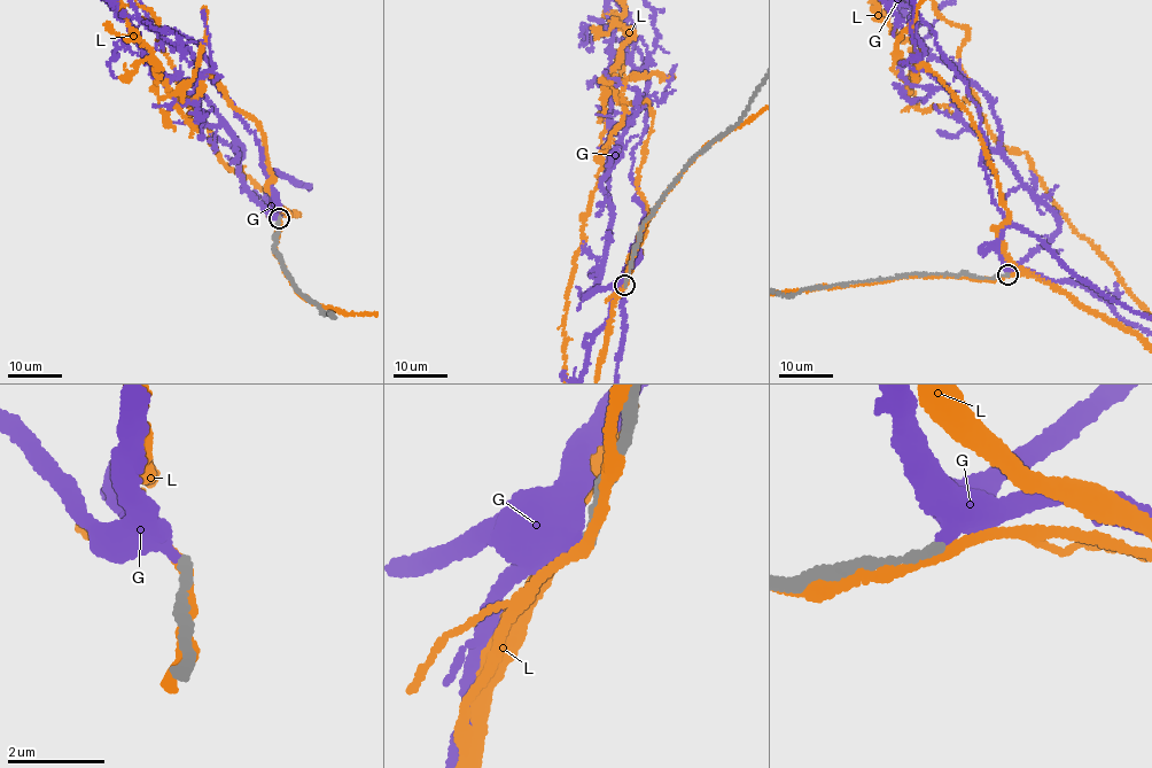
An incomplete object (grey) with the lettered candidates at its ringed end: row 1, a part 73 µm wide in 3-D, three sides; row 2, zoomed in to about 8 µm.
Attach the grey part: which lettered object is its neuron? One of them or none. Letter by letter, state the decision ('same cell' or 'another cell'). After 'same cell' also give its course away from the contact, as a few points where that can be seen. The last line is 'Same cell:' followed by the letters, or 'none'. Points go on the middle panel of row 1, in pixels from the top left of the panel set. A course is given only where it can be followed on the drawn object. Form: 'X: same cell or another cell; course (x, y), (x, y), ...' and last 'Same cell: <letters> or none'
G: same cell
L: another cell
Same cell: G

